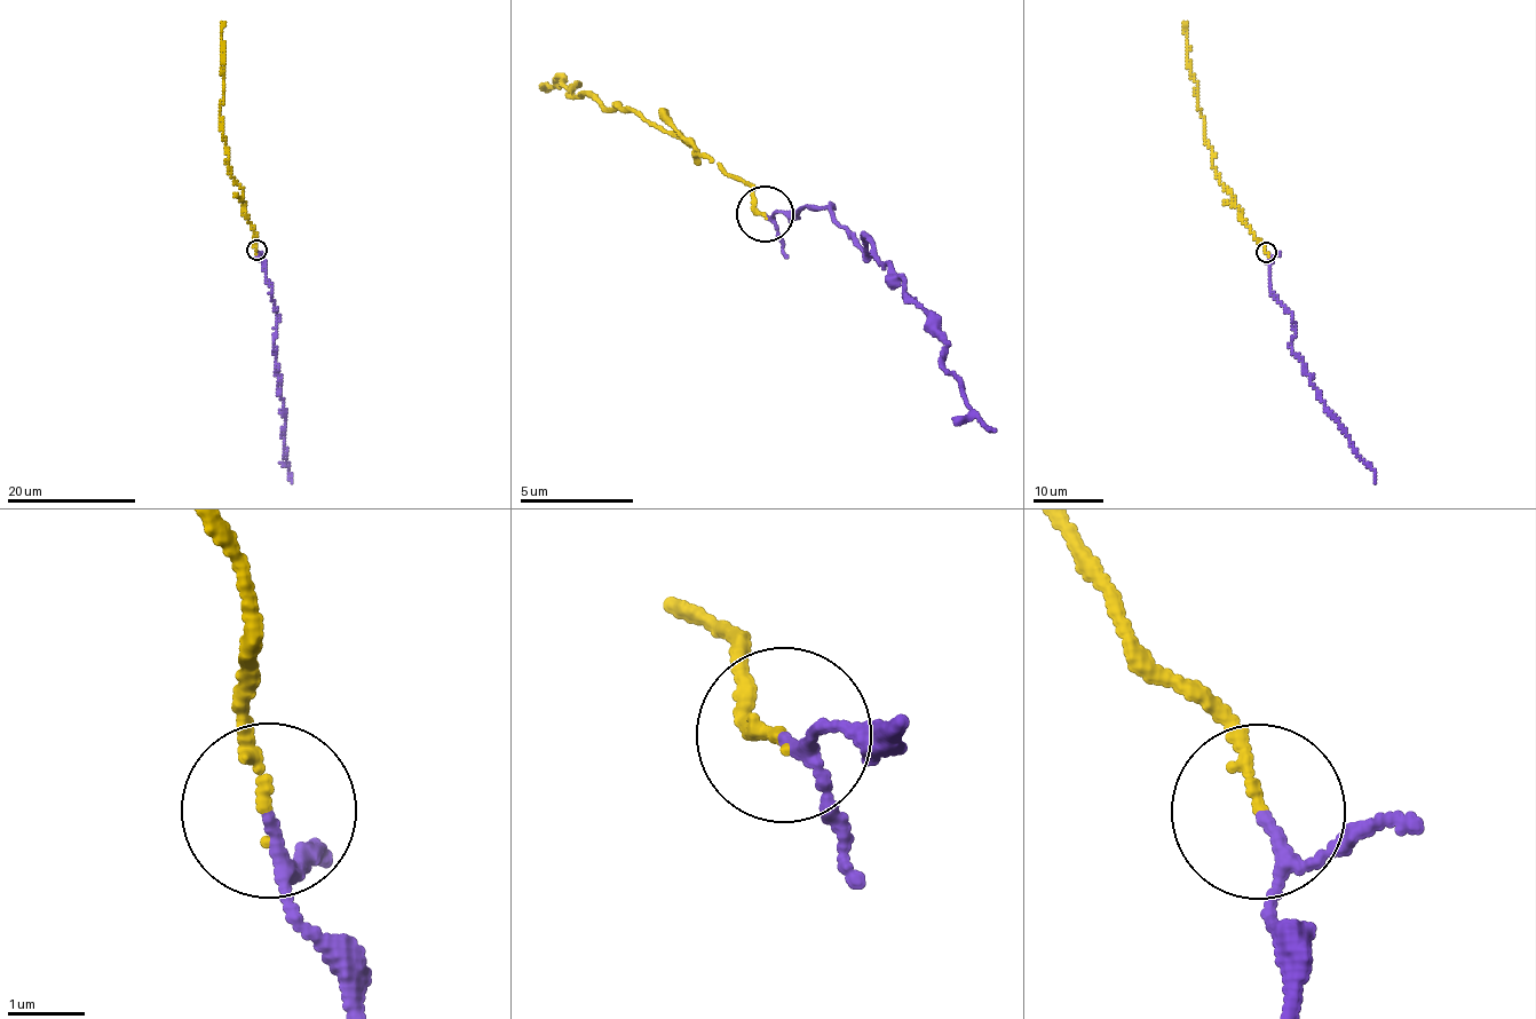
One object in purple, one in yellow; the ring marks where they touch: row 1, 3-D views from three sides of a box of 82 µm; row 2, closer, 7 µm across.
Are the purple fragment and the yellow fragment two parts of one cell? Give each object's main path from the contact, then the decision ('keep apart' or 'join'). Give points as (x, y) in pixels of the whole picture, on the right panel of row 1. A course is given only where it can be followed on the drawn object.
purple via (1266, 252), (1271, 294), (1293, 317), (1292, 353), (1301, 361), (1325, 410), (1374, 472), (1376, 482) | yellow via (1266, 252), (1240, 219), (1234, 195), (1219, 180), (1213, 165), (1213, 149), (1197, 103), (1185, 23) | join

